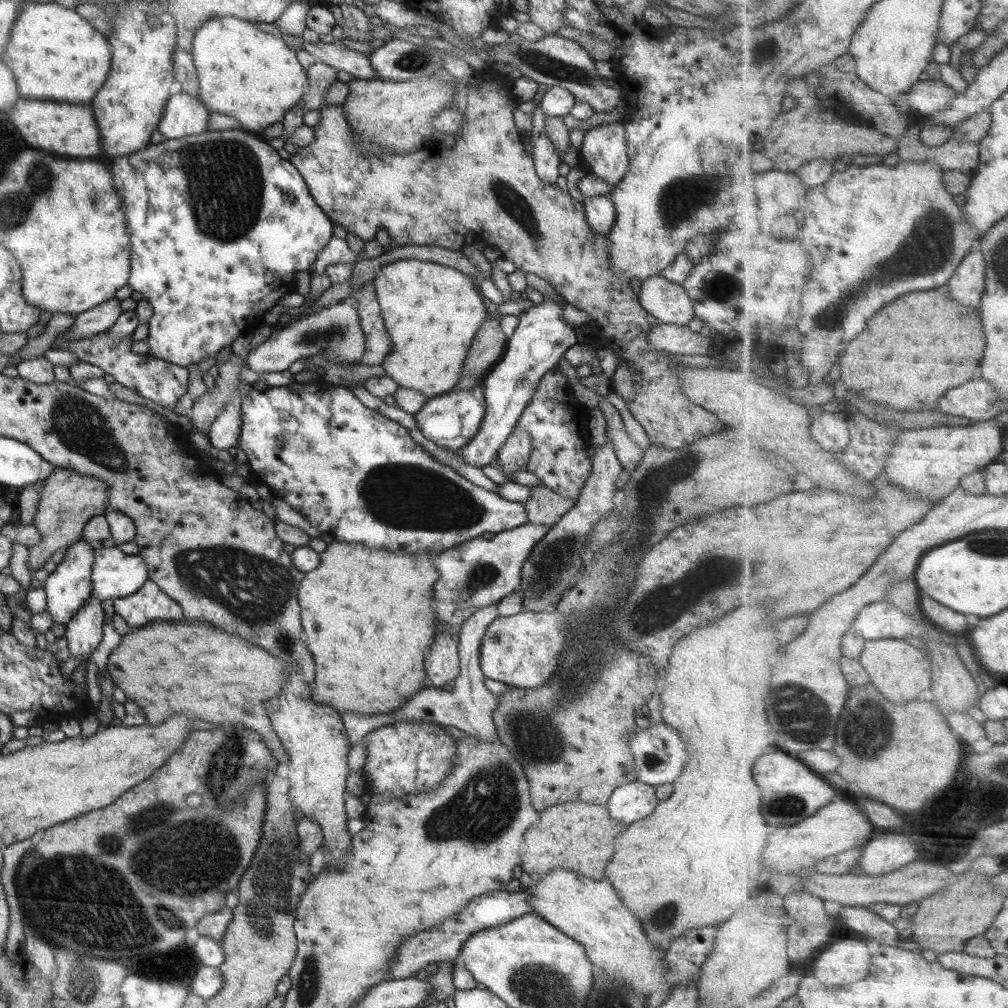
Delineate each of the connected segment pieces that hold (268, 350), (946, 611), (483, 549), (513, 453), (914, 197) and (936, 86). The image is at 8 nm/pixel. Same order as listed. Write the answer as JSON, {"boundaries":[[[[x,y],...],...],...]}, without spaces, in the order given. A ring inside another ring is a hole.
{"boundaries":[[[[364,283],[356,284],[353,300],[320,308],[310,315],[292,320],[281,330],[273,332],[266,342],[250,350],[246,360],[248,367],[256,373],[284,372],[290,370],[291,364],[296,360],[316,354],[336,354],[336,358],[358,365],[366,352],[366,334],[362,331],[358,315],[359,297],[364,290]]],[[[931,596],[922,598],[922,609],[937,626],[956,635],[971,630],[966,614],[962,614],[962,612],[958,612],[949,606],[944,606]]],[[[528,522],[516,529],[498,532],[492,540],[479,537],[450,550],[433,553],[432,566],[440,574],[432,587],[432,602],[436,612],[435,632],[446,630],[459,636],[462,622],[468,620],[470,614],[484,606],[497,606],[504,596],[515,592],[522,582],[522,564],[549,530],[548,526]]],[[[514,427],[512,434],[498,450],[500,471],[514,480],[514,472],[527,467],[530,453],[532,452],[532,437],[526,429]]],[[[900,162],[896,166],[889,166],[885,163],[860,166],[849,165],[845,171],[838,171],[826,184],[812,188],[808,195],[808,200],[802,211],[805,213],[806,221],[803,226],[801,240],[810,248],[812,254],[812,264],[814,264],[813,276],[810,278],[807,288],[805,289],[806,296],[804,296],[804,316],[799,320],[798,331],[801,333],[802,350],[801,362],[805,368],[810,372],[810,382],[820,384],[826,380],[826,376],[832,372],[834,364],[842,358],[842,354],[848,350],[850,342],[862,334],[868,328],[868,320],[878,314],[886,304],[898,300],[902,294],[908,294],[910,290],[930,290],[943,288],[947,286],[956,275],[960,265],[964,263],[966,257],[971,253],[972,244],[974,240],[983,238],[976,232],[976,228],[970,224],[968,220],[968,212],[966,206],[958,206],[956,196],[950,192],[944,180],[946,170],[936,166],[934,162]]],[[[942,79],[921,81],[909,94],[916,111],[927,116],[948,109],[957,97],[956,90]]]]}

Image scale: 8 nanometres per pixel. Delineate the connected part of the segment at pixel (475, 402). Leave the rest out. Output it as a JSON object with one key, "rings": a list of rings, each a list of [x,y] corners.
{"rings":[[[480,386],[433,397],[424,404],[421,410],[413,414],[416,428],[421,430],[428,440],[453,452],[460,452],[460,449],[476,435],[484,415],[485,409],[481,399]]]}

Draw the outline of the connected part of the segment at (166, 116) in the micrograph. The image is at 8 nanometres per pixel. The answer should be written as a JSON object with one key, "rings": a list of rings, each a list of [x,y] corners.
{"rings":[[[186,92],[177,93],[166,102],[158,130],[165,139],[179,139],[208,130],[211,111],[198,98]]]}

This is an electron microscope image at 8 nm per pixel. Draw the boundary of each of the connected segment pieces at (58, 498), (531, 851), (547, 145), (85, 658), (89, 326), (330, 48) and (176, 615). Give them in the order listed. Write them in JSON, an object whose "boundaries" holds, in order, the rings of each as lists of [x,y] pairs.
{"boundaries":[[[[54,466],[54,472],[44,480],[44,486],[40,492],[40,502],[38,509],[34,513],[33,525],[38,528],[41,540],[29,547],[29,560],[27,567],[29,570],[40,570],[44,568],[46,561],[58,550],[79,542],[83,536],[83,528],[90,518],[96,515],[104,515],[108,510],[108,484],[104,480],[92,478],[92,476],[82,476],[74,470],[68,468],[58,468]]],[[[566,802],[546,808],[540,812],[540,824],[524,834],[526,838],[526,848],[522,849],[522,868],[528,874],[546,874],[554,868],[566,868],[572,872],[578,872],[582,876],[588,876],[592,880],[602,880],[604,878],[604,866],[614,854],[614,838],[624,830],[626,826],[612,820],[608,810],[604,805],[598,806],[582,802]]],[[[542,108],[534,109],[532,116],[530,139],[532,141],[532,158],[536,174],[542,181],[554,184],[560,176],[558,168],[560,168],[560,163],[563,162],[561,151],[554,147],[552,139],[544,129],[546,115],[542,114]]],[[[92,594],[88,602],[72,616],[69,624],[66,624],[65,637],[68,641],[70,656],[78,658],[81,664],[86,664],[93,659],[94,650],[102,642],[105,625],[102,601]]],[[[111,299],[86,312],[74,316],[74,324],[63,334],[66,341],[80,341],[99,333],[106,333],[123,313],[121,302]]],[[[335,25],[331,34],[335,39],[333,43],[310,42],[302,36],[300,49],[312,54],[317,62],[324,62],[342,72],[348,72],[356,78],[374,80],[374,67],[370,63],[369,55],[351,50],[340,42],[344,38],[340,25]]],[[[148,579],[138,592],[113,599],[114,610],[133,629],[160,620],[182,620],[182,608],[154,581]]]]}

